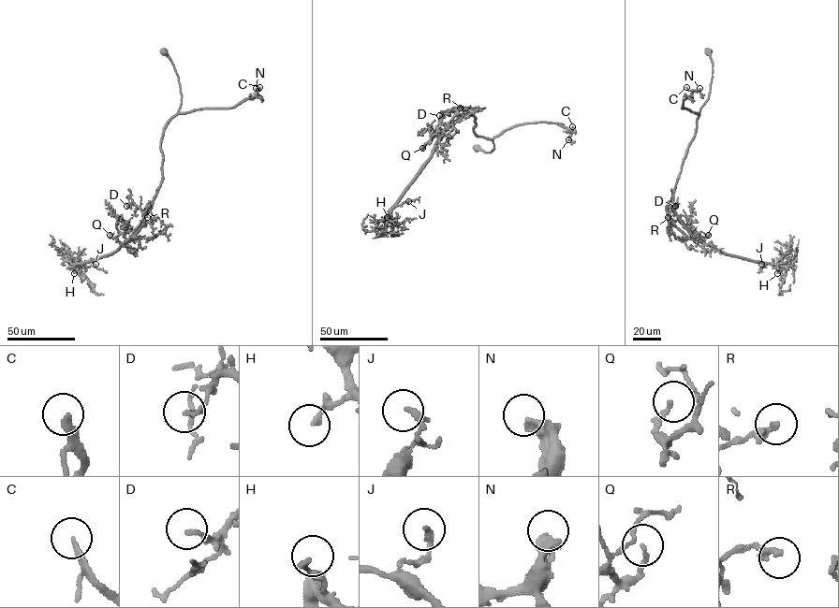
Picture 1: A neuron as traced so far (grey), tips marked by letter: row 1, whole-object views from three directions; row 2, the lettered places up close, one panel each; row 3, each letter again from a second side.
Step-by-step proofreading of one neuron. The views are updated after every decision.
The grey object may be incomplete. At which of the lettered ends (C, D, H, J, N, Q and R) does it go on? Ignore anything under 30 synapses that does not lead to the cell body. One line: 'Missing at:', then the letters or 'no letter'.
Missing at: C, N

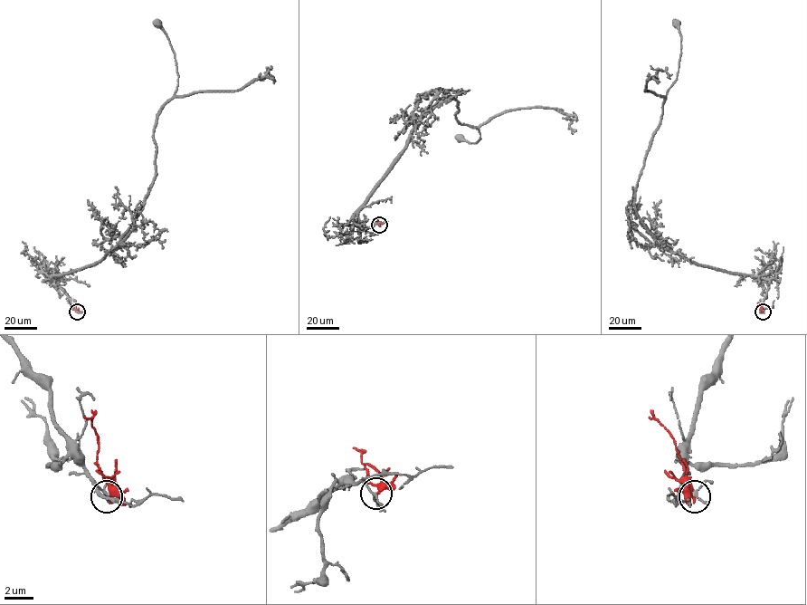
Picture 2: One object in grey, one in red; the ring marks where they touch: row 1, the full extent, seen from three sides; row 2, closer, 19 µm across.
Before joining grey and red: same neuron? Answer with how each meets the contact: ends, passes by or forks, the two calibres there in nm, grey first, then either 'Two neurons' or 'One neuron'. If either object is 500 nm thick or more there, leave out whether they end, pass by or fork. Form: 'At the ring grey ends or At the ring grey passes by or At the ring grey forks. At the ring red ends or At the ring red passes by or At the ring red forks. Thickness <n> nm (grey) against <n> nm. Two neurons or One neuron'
At the ring grey passes by. At the ring red passes by. Thickness 160 nm (grey) against 320 nm. Two neurons

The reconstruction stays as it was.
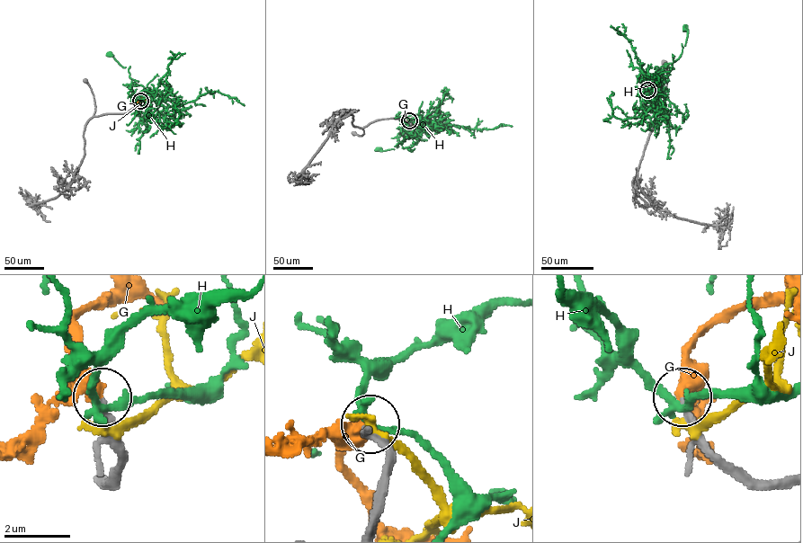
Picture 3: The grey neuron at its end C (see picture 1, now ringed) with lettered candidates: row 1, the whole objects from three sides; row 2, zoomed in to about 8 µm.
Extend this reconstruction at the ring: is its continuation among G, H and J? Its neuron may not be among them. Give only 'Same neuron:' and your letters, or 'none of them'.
Same neuron: G

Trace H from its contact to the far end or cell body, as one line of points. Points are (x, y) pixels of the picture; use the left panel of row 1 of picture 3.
H: (140, 102), (147, 94), (145, 88), (129, 77), (129, 68), (123, 67), (110, 55)

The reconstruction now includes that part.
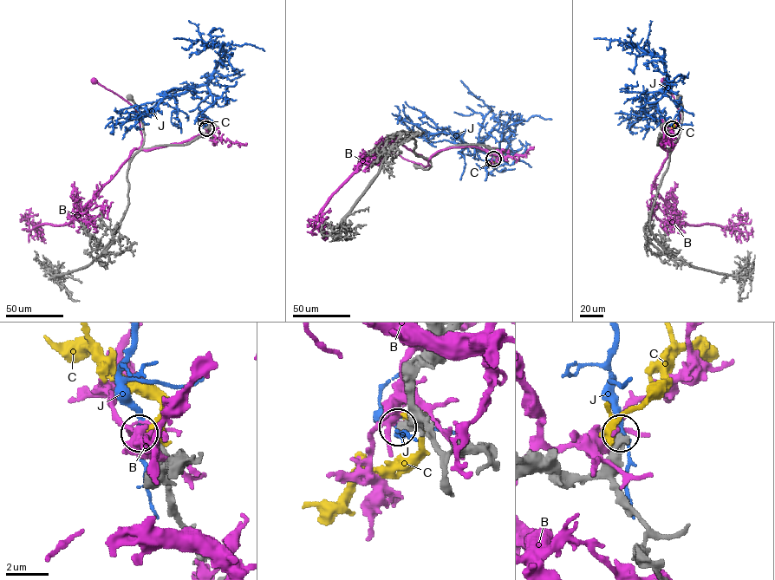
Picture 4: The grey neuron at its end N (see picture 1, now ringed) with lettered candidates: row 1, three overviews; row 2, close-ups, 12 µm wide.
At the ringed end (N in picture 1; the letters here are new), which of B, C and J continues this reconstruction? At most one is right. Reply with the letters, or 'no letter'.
no letter

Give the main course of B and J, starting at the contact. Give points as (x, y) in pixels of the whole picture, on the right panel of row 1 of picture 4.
B: (672, 128), (660, 139), (660, 144), (666, 150), (673, 148), (679, 137), (680, 114), (674, 98), (663, 81)
J: (672, 128), (681, 107), (666, 94), (667, 85), (642, 100), (648, 113), (643, 118), (633, 124), (619, 119)

